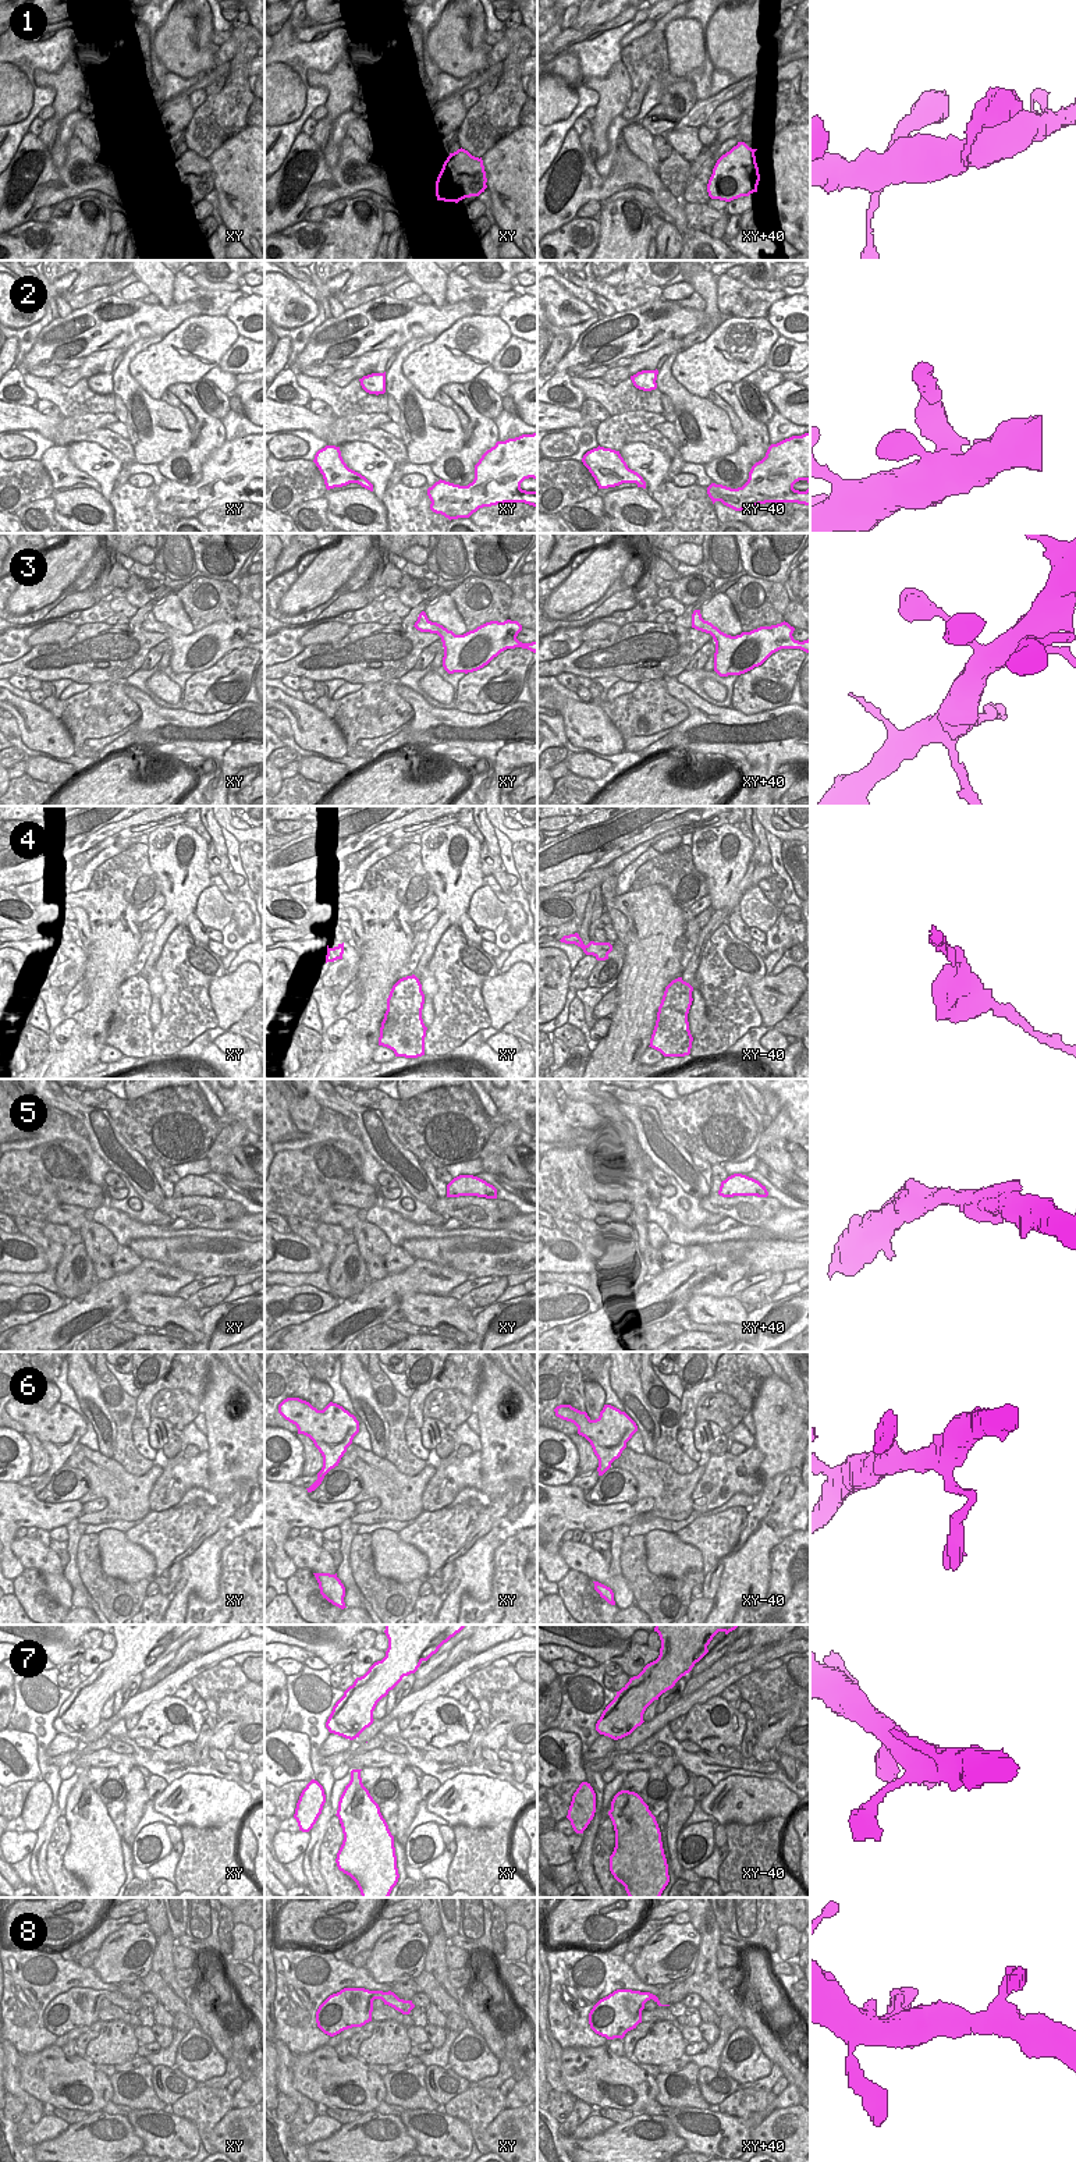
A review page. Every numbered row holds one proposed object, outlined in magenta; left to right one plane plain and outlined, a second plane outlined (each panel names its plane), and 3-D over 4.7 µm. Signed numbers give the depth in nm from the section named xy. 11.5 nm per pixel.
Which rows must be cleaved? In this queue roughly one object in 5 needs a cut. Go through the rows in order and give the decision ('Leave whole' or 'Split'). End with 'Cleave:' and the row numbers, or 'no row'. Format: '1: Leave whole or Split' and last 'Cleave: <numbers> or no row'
1: Leave whole
2: Leave whole
3: Leave whole
4: Leave whole
5: Leave whole
6: Leave whole
7: Leave whole
8: Leave whole
Cleave: no row.

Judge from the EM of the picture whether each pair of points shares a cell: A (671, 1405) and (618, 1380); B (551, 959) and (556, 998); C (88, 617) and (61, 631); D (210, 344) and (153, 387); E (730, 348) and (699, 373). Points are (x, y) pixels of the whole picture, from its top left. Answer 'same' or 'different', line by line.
A: different
B: same
C: different
D: same
E: same

